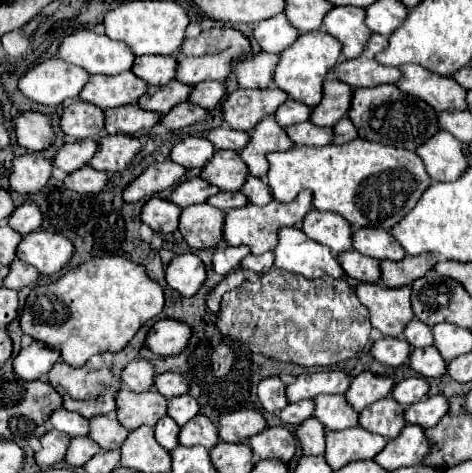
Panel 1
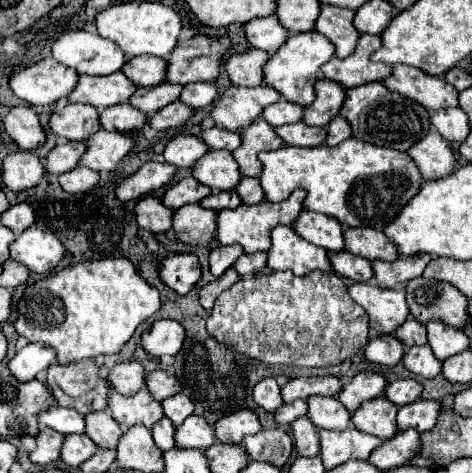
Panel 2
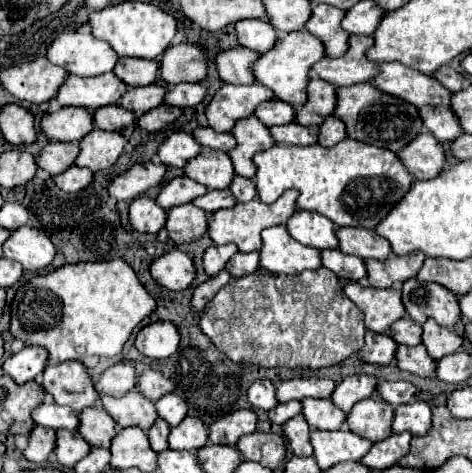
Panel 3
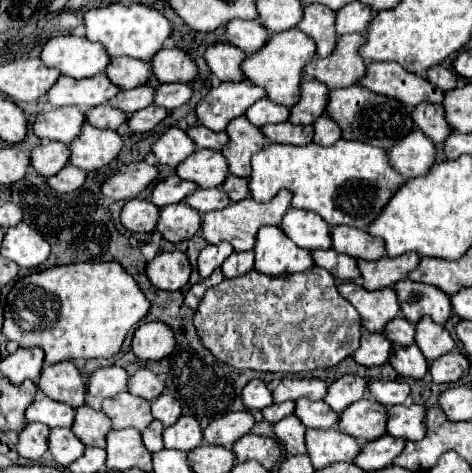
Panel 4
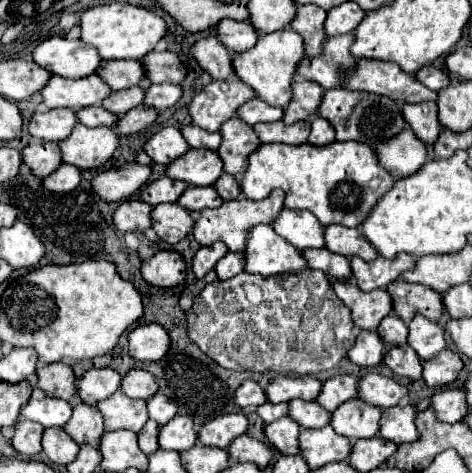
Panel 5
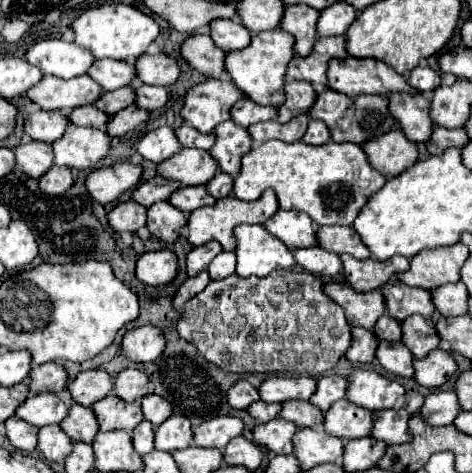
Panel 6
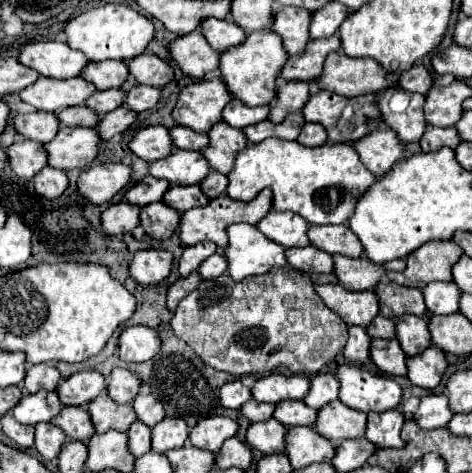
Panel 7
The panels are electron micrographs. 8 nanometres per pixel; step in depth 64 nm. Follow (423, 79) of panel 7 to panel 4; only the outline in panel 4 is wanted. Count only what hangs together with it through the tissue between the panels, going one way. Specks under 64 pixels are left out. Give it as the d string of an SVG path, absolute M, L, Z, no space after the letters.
M434 66L434 68L430 68L428 72L426 72L426 78L428 80L432 80L432 84L436 84L438 88L442 88L442 90L450 90L450 88L456 88L456 72L452 72L452 70L448 70L448 68L444 68L444 66Z

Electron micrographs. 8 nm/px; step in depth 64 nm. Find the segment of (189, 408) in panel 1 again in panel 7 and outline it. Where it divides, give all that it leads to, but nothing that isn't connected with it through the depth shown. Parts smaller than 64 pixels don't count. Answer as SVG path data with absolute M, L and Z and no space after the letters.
M150 394L136 396L134 402L132 402L132 406L134 406L136 414L138 414L138 420L142 420L148 426L154 426L154 424L162 422L164 416L166 416L164 406L154 396L150 396Z

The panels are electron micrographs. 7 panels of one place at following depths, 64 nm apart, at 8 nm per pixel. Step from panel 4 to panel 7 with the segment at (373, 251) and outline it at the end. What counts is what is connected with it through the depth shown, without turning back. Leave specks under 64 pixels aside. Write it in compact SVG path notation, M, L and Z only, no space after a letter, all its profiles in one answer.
M312 226L308 232L312 244L316 244L316 248L328 252L328 254L344 254L350 258L360 258L362 256L362 248L360 248L360 240L356 240L356 234L346 226Z

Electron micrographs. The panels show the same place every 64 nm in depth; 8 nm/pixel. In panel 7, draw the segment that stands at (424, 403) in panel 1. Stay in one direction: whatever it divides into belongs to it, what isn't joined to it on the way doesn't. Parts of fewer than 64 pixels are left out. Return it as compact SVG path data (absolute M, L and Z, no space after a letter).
M400 410L368 412L368 428L364 436L378 448L402 448L404 446L404 440L400 438L402 424L404 414Z

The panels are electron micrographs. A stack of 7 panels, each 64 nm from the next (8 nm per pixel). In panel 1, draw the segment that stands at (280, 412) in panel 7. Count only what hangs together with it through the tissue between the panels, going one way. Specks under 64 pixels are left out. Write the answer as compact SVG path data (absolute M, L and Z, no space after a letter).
M316 396L316 412L314 416L328 430L344 430L358 424L356 410L346 402L344 396Z

